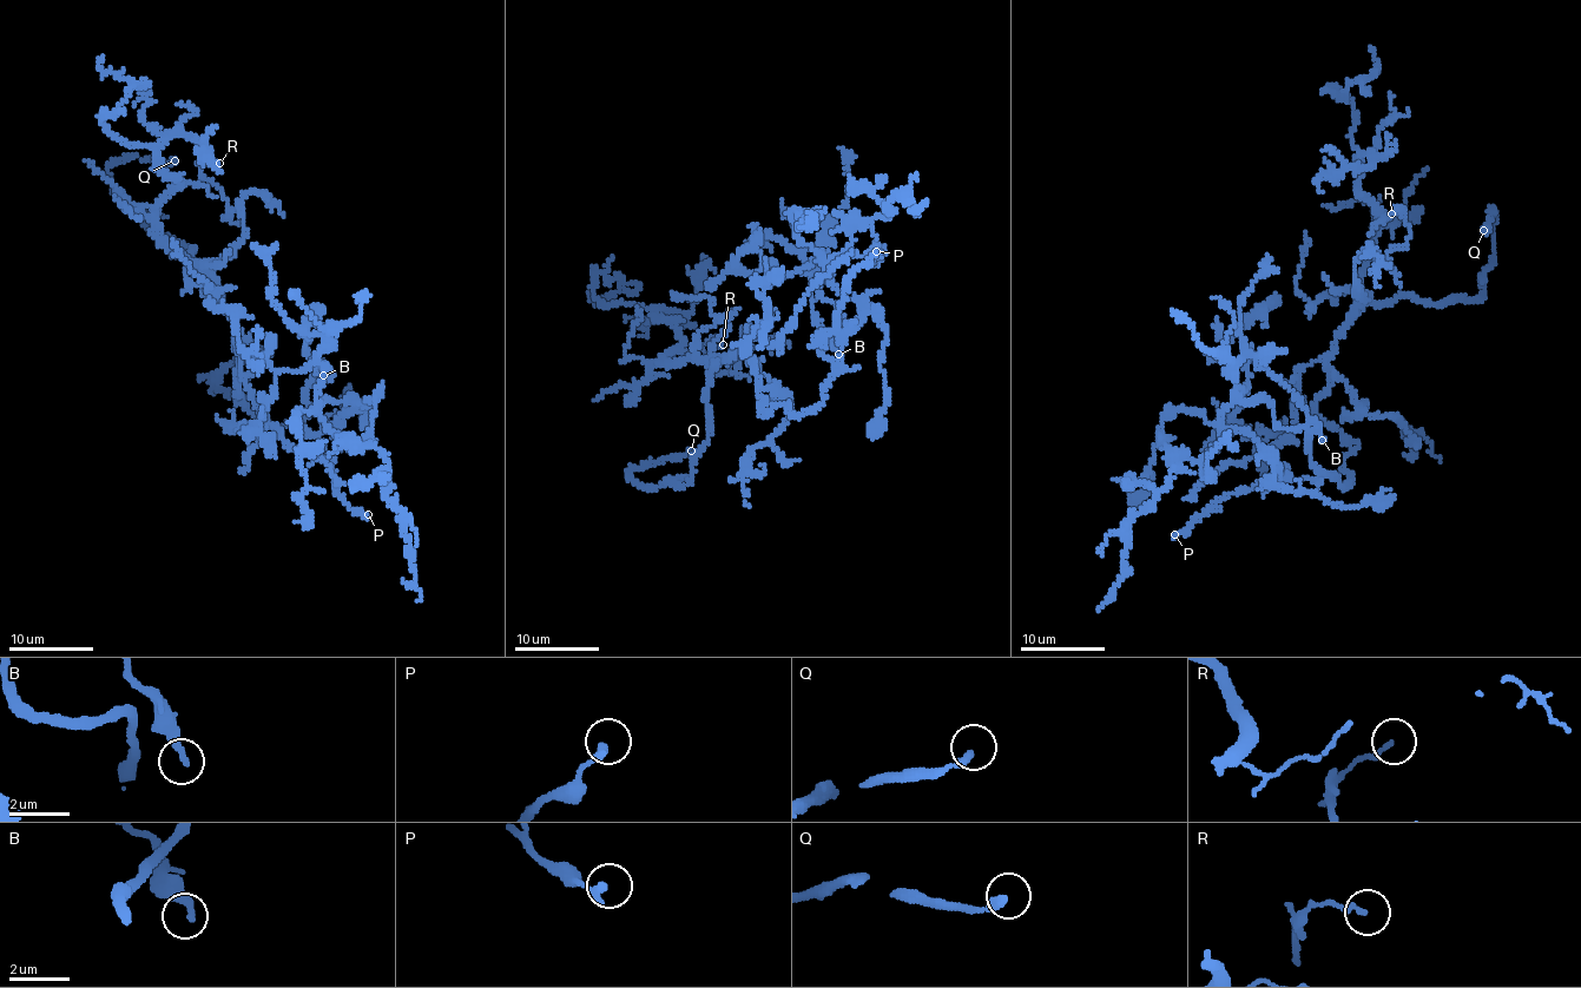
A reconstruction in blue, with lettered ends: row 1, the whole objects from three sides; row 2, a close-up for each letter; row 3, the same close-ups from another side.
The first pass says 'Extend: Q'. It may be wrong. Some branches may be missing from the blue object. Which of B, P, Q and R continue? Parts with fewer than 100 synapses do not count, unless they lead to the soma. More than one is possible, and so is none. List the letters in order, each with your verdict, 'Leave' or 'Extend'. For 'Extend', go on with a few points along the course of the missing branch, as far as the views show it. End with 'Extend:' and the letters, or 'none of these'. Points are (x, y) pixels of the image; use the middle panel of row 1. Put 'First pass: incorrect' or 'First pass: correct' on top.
First pass: correct
B: Leave
P: Leave
Q: Extend. Course of what is missing: (691, 450), (758, 439), (757, 435), (738, 443), (729, 435)
R: Leave
Extend: Q

